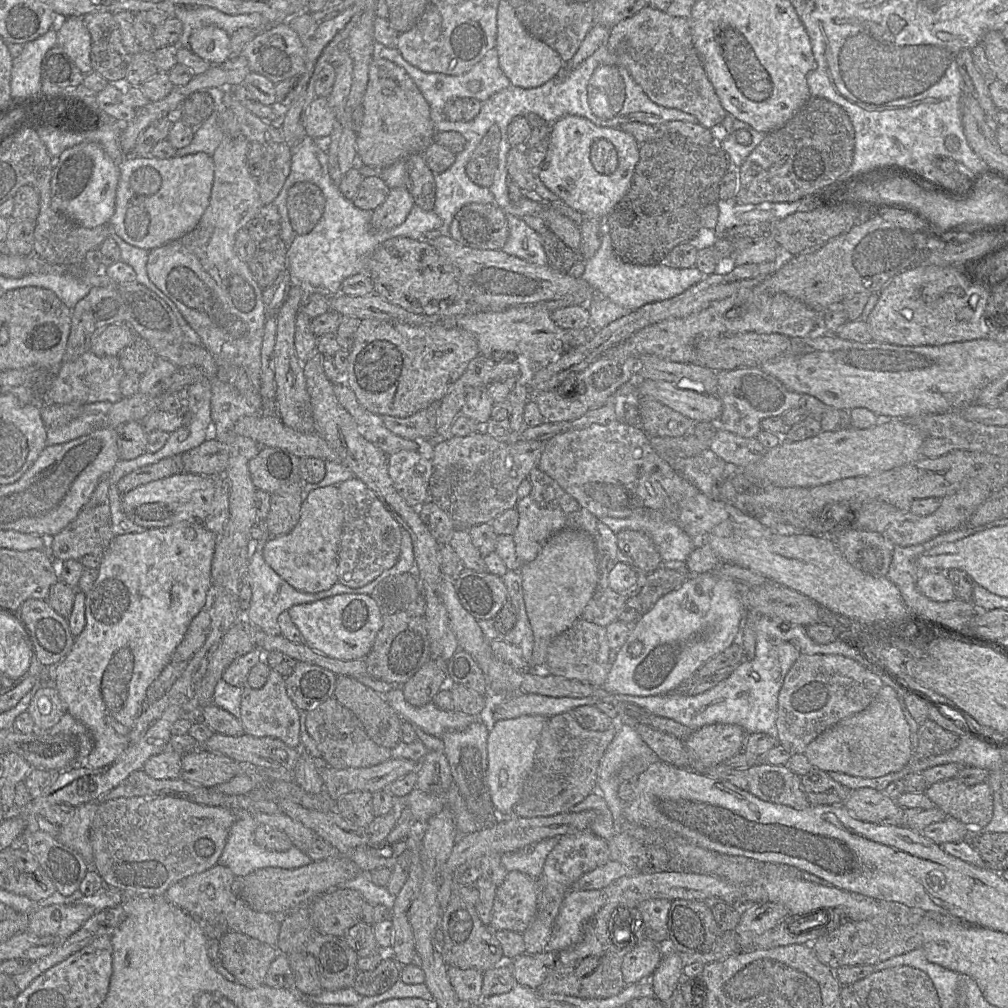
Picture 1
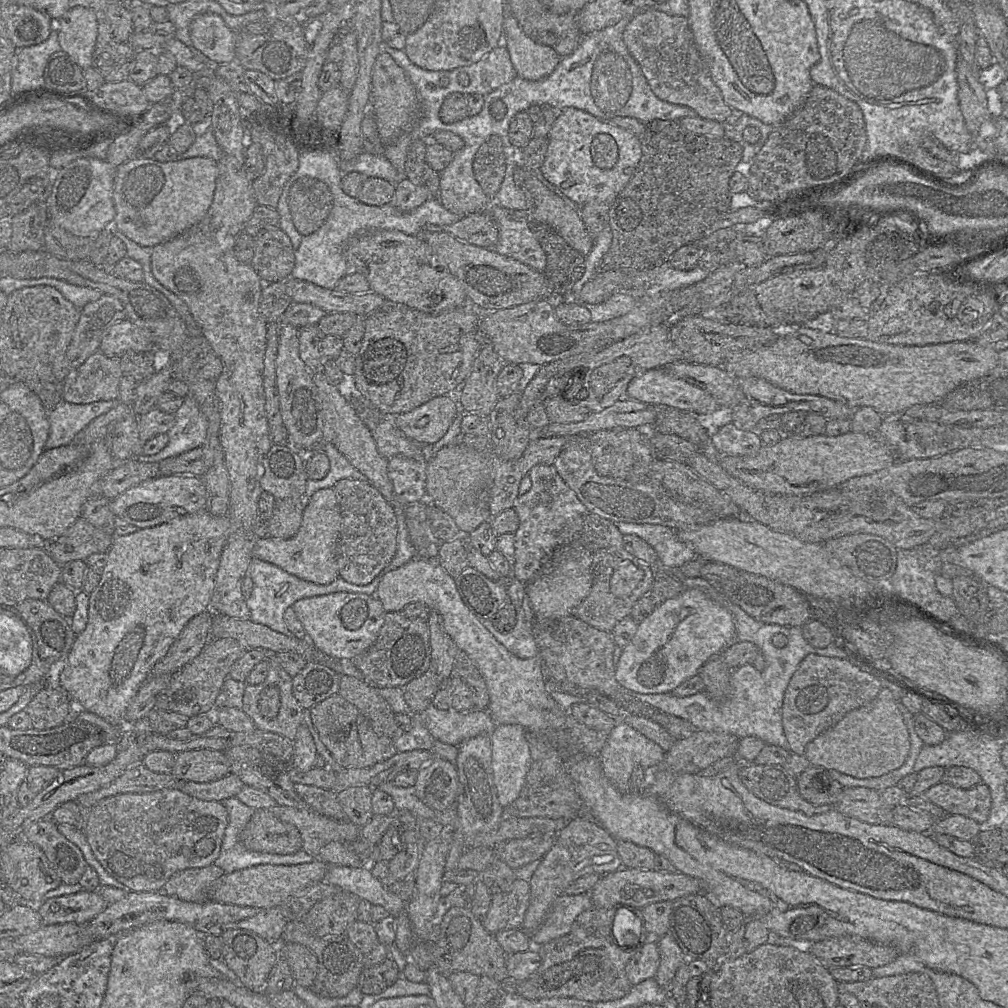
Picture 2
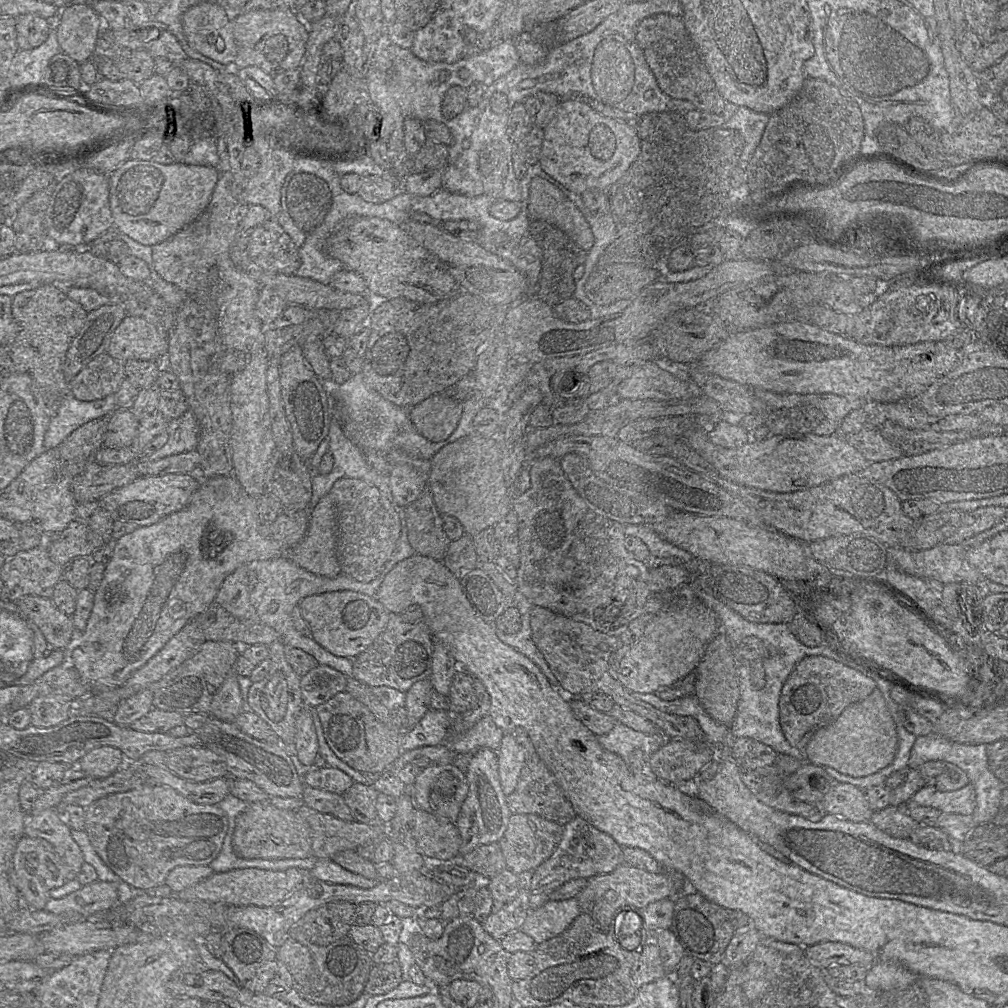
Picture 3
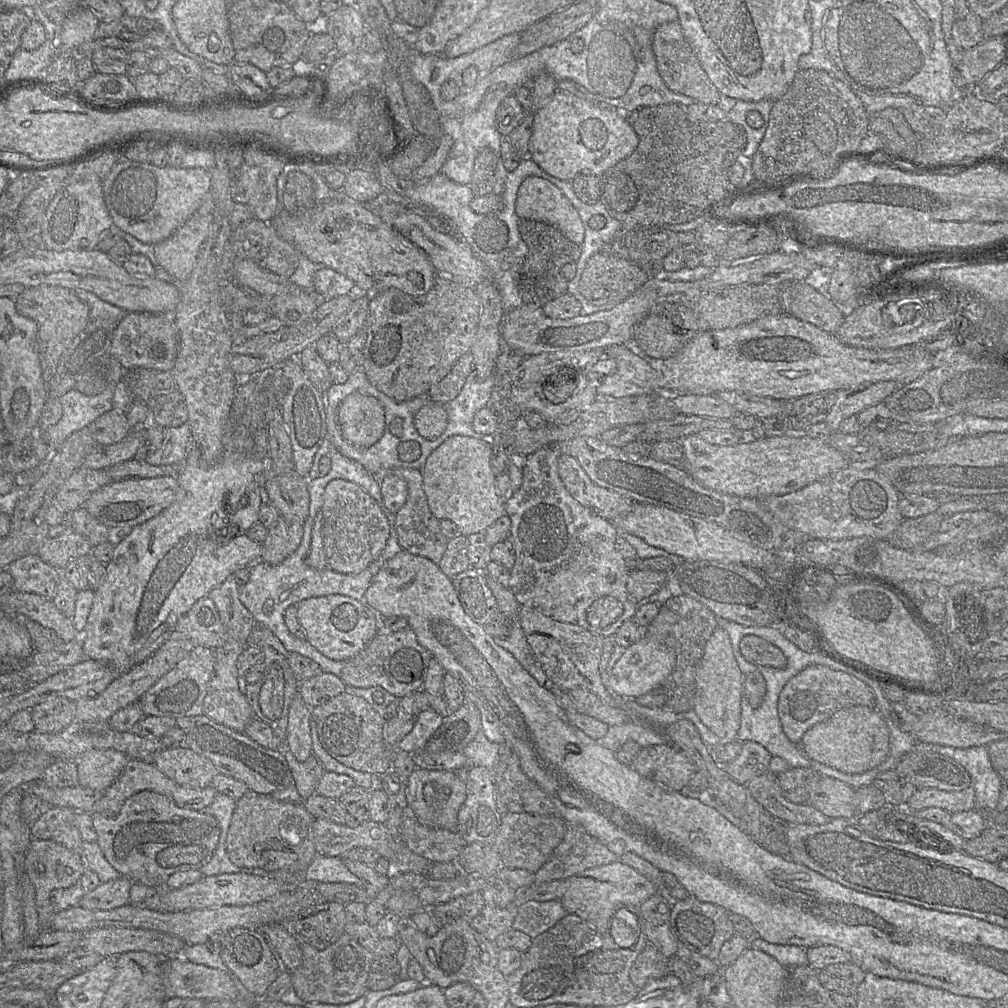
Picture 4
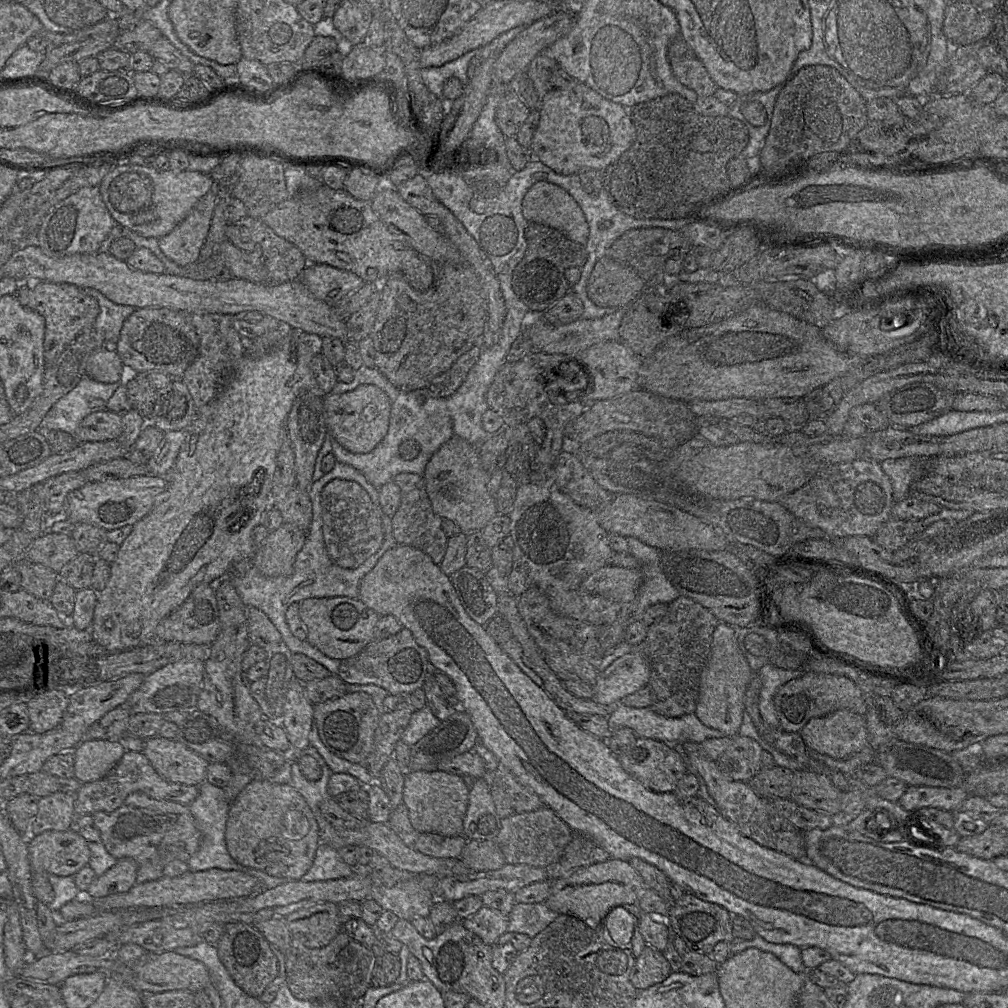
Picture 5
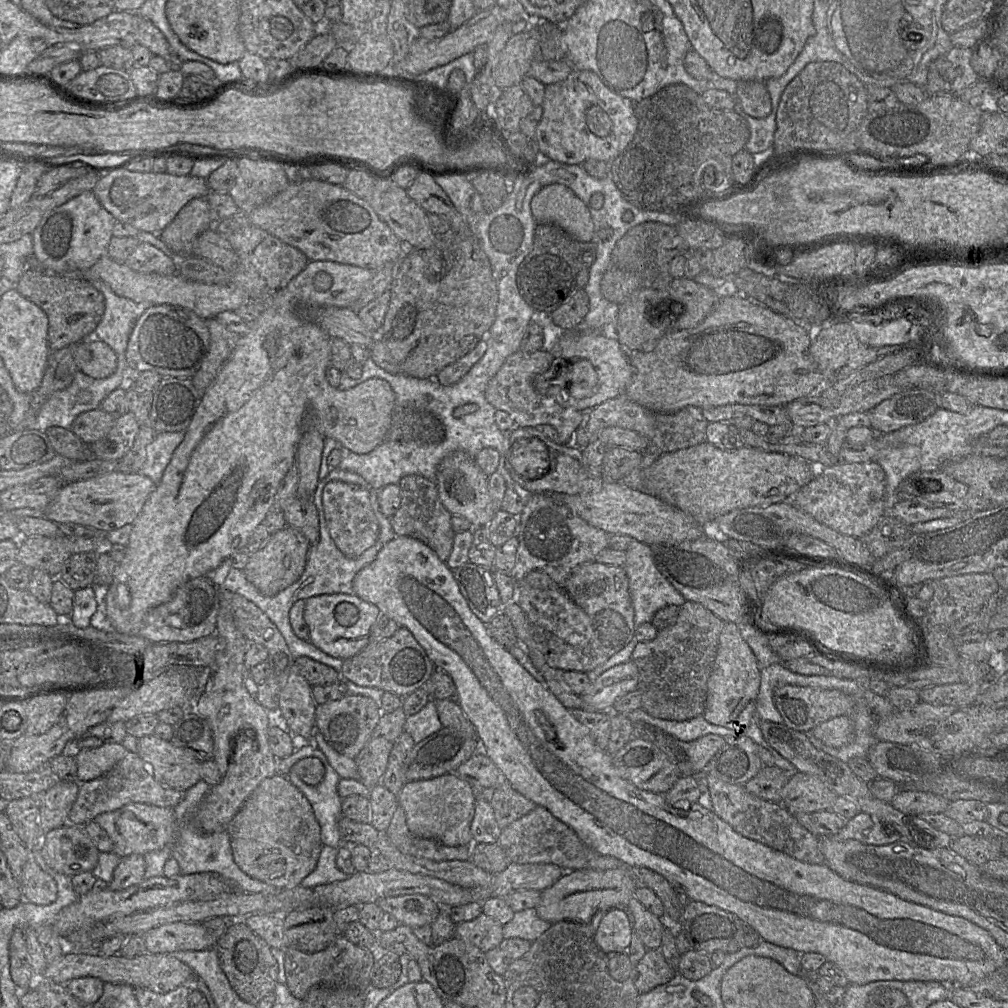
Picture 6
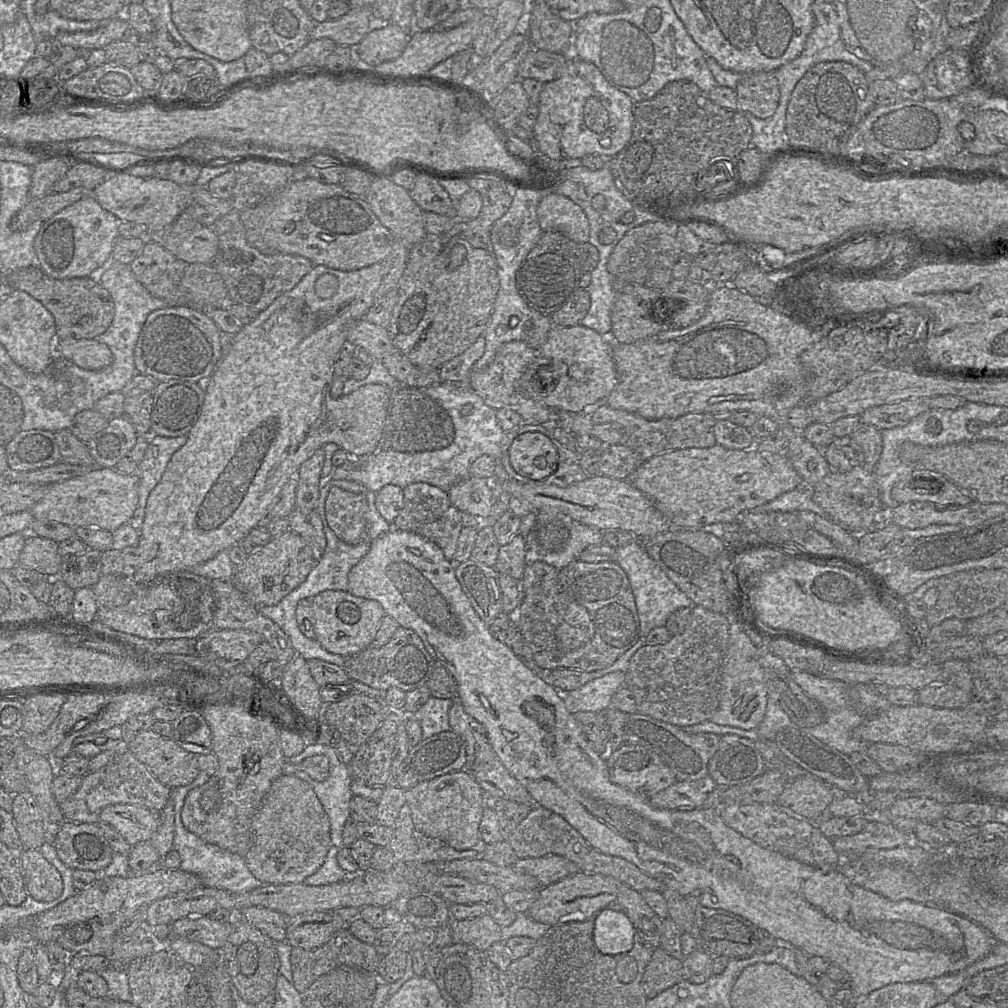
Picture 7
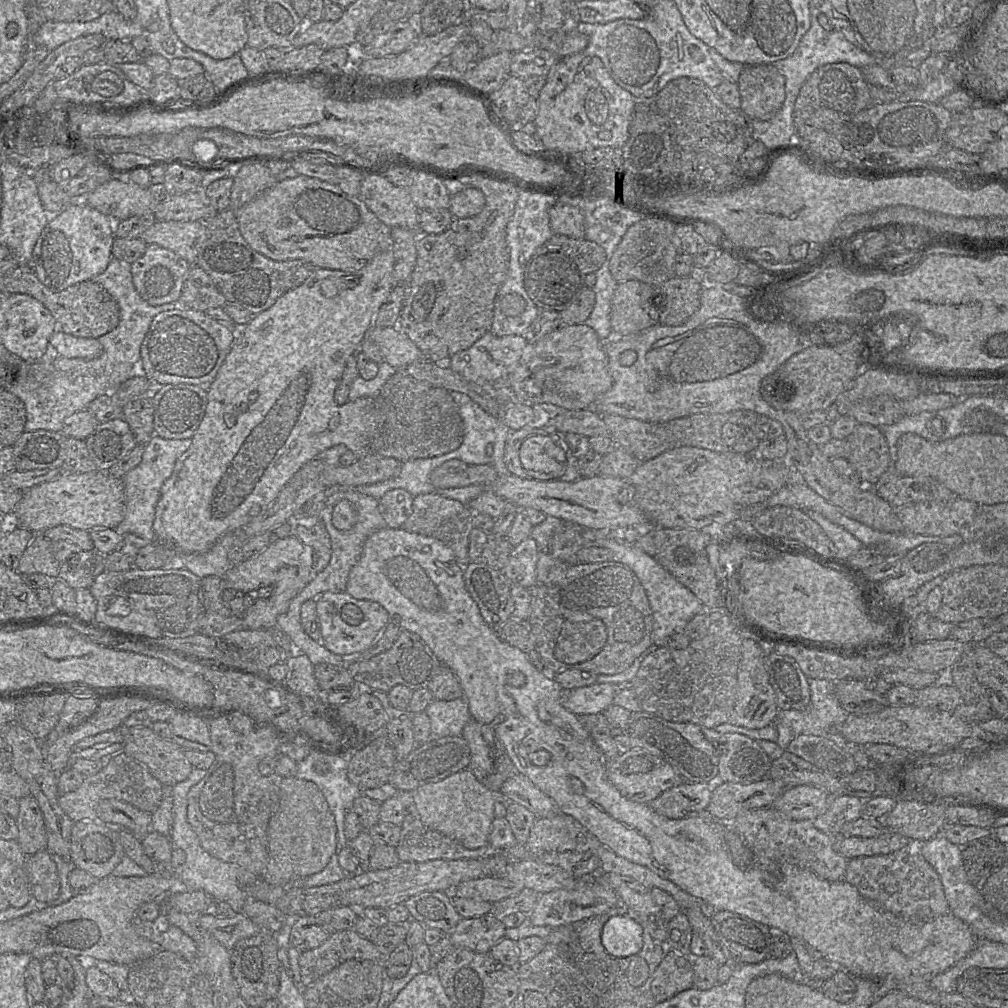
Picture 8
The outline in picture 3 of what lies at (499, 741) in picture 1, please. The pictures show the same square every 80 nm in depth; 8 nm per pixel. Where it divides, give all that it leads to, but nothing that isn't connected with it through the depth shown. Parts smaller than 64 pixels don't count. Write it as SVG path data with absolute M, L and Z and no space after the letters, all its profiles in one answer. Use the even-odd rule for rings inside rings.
M512 733L503 735L497 758L501 788L503 793L508 796L515 791L526 761L525 750Z

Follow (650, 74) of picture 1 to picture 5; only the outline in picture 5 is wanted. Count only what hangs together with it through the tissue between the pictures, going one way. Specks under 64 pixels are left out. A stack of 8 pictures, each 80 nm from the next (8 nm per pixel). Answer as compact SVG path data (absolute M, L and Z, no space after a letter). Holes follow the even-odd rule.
M681 35L670 43L668 59L673 74L681 84L694 90L698 96L714 95L718 85Z

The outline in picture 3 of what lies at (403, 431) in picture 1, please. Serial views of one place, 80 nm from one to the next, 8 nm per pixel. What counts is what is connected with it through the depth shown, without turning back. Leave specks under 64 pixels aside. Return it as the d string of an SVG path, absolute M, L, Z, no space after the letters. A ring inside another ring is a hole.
M434 394L409 409L416 432L430 442L447 439L461 414L461 402L443 394Z

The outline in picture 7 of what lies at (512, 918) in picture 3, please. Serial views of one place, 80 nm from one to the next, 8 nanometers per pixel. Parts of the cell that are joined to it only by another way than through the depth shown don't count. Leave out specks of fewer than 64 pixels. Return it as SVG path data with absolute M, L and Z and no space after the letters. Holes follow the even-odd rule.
M488 914L453 921L453 943L466 944L480 951L487 951L501 941L502 927Z

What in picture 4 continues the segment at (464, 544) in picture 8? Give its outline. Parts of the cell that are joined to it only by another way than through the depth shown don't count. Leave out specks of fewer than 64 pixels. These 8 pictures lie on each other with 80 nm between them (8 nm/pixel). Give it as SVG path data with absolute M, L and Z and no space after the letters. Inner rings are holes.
M395 468L393 474L402 478L407 487L406 501L399 510L390 512L394 517L394 531L402 550L420 555L438 563L441 559L448 539L440 531L439 520L431 513L426 495L422 487L422 474L418 469Z

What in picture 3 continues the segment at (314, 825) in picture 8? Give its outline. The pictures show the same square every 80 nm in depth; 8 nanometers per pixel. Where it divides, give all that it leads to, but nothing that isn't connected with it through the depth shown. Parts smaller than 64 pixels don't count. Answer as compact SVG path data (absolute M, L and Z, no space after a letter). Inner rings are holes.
M267 802L248 805L247 810L237 818L232 846L235 854L245 859L304 859L311 856L310 835L306 821L295 811L279 809Z

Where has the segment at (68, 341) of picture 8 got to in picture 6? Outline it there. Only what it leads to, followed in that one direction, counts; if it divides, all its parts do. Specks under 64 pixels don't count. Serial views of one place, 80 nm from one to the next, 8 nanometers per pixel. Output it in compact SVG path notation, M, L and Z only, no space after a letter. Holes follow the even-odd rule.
M84 339L73 347L76 365L86 375L103 379L112 375L117 368L117 354L106 343L96 339Z

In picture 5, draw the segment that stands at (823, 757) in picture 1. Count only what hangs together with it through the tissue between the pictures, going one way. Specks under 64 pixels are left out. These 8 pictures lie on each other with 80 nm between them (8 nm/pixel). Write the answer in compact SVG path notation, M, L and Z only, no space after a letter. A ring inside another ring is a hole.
M848 709L811 718L799 733L810 750L834 759L860 752L868 741L865 716Z

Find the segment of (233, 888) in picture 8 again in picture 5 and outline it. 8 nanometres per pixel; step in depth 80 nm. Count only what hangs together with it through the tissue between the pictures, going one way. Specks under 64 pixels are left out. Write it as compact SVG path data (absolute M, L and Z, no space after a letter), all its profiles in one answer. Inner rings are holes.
M203 781L199 786L199 793L196 799L188 806L196 825L201 833L201 842L198 850L187 860L190 871L204 871L213 868L222 870L240 871L258 879L263 889L275 889L288 882L285 878L278 878L267 873L242 866L237 863L229 854L225 842L226 822L231 803L227 800L224 789L218 788L208 781Z

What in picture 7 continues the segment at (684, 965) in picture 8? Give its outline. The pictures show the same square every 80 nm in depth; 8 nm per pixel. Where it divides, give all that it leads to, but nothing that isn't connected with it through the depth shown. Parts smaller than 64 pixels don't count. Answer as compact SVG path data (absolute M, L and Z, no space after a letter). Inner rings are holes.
M656 948L643 974L642 987L646 997L652 999L684 979L683 960Z

